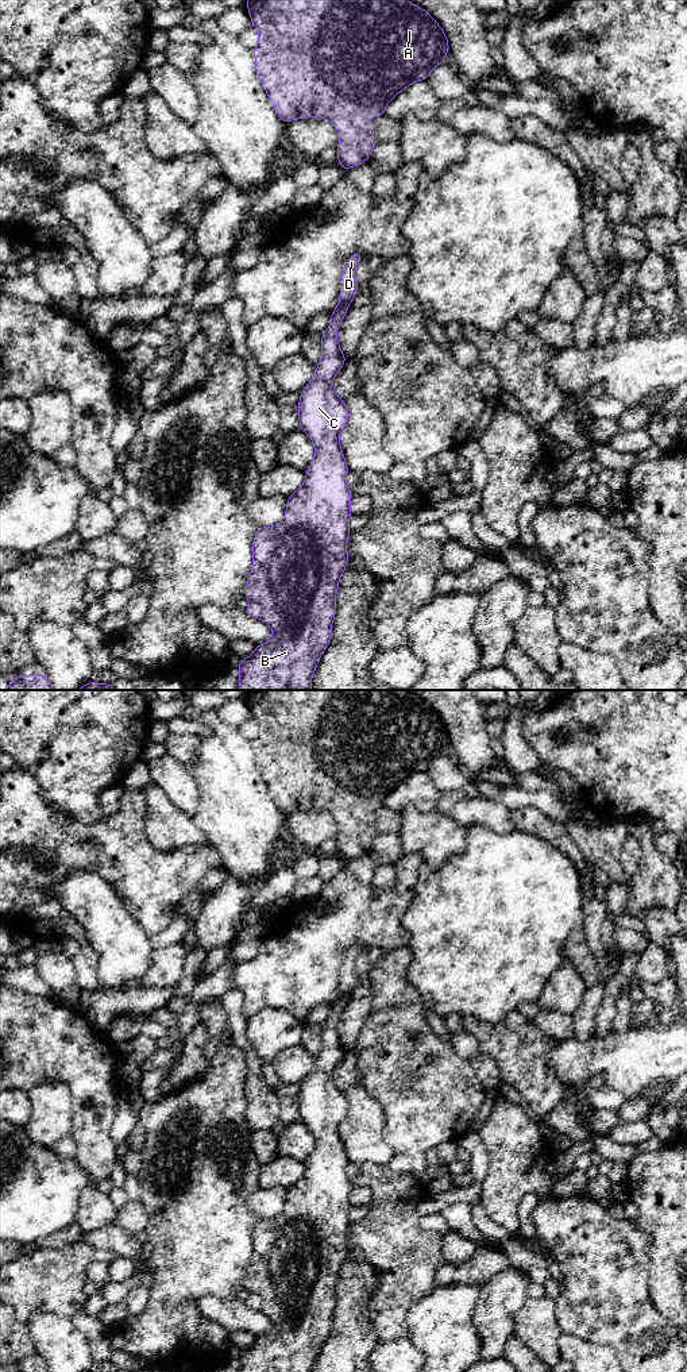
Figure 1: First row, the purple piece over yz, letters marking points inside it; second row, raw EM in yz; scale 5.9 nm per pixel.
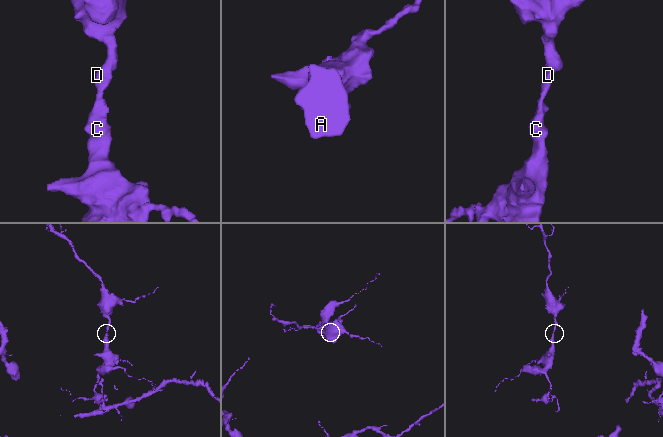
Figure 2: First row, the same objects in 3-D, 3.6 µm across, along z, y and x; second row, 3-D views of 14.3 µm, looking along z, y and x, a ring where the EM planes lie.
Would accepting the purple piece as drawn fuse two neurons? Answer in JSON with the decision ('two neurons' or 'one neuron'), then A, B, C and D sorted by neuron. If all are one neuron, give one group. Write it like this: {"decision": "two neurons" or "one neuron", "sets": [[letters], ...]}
{"decision": "one neuron", "sets": [["A", "B", "C", "D"]]}

